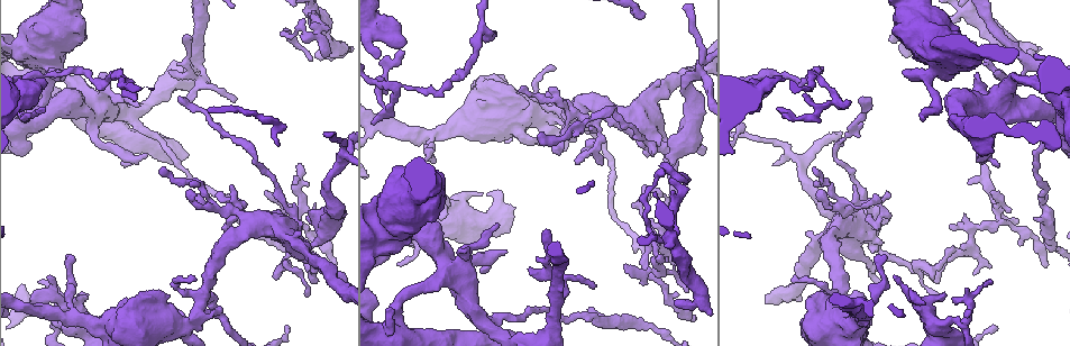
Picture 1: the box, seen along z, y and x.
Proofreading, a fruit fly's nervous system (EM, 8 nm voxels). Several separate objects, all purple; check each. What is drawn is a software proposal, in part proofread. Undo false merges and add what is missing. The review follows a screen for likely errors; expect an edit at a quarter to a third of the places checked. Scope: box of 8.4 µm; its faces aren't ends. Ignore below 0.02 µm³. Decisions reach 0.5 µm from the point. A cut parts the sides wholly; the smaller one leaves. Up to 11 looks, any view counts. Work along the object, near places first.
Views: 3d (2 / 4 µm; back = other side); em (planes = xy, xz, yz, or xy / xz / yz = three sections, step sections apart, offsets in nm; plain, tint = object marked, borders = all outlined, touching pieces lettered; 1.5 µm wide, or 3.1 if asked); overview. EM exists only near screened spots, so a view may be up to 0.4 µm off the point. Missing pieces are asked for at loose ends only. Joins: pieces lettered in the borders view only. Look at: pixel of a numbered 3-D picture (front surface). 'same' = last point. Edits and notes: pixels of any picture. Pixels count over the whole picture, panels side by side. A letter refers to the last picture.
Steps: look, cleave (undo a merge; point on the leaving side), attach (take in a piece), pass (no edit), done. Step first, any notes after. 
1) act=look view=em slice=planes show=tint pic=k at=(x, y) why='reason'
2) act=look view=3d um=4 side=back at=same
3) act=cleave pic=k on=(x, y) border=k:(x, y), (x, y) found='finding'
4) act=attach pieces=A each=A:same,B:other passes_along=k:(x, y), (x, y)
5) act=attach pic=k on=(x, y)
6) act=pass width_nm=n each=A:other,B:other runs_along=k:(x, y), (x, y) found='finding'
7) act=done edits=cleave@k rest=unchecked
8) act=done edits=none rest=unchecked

act=look view=em slice=planes show=tint pic=1 at=(286, 325)

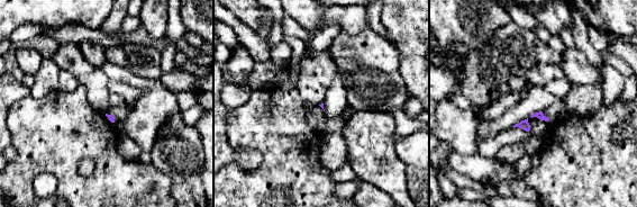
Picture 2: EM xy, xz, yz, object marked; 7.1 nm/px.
act=look view=em slice=planes show=borders at=same why='see the neighbours'

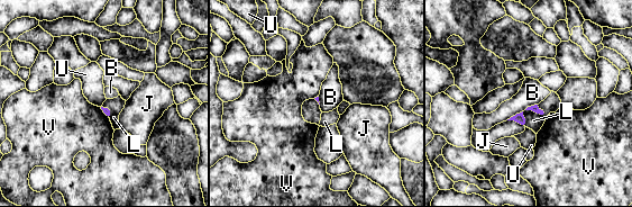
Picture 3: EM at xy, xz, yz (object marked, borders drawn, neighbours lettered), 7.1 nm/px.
act=pass each=B:other,J:other,L:other,U:other,V:other border=3:(522, 110), (506, 119) found='no lettered piece goes on from it'

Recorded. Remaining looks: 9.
act=look view=3d um=2 pic=1 at=(145, 153) why='free end'

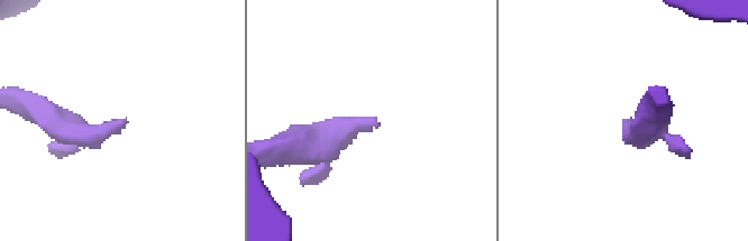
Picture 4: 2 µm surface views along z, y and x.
act=look view=em slice=xy step=8 show=borders pic=4 at=(623, 120)

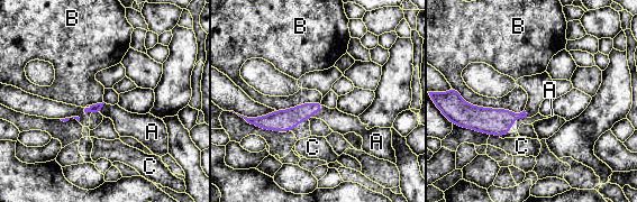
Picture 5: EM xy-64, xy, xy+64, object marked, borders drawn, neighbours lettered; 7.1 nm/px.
act=attach pic=5 on=(340, 122) each=A:same,B:other,C:other found='the neuron continues'

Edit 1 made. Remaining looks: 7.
act=look view=overview

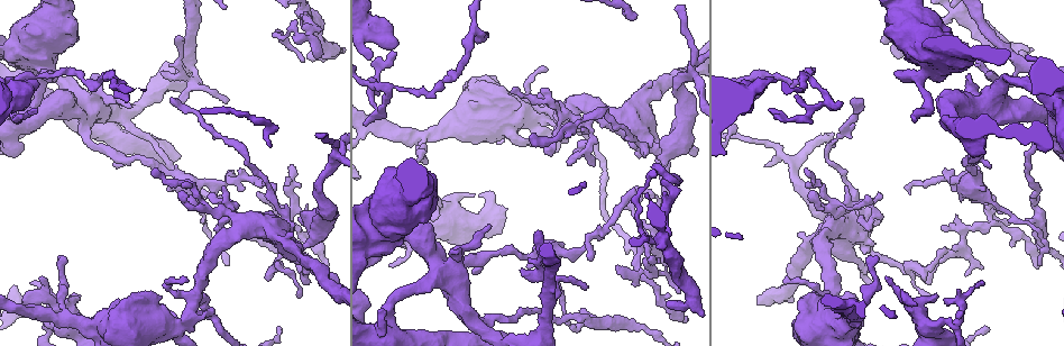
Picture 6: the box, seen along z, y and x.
act=look view=em slice=planes show=borders pic=6 at=(284, 204) why='an open end'

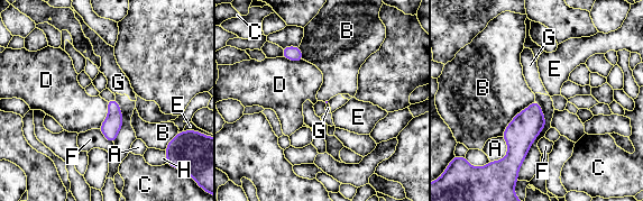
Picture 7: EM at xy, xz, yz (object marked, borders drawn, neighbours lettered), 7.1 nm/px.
act=pass each=A:other,B:other,C:other,D:other,E:other,F:other,G:other,H:other border=7:(534, 99), (510, 121), (501, 136) found='no lettered piece goes on from it'

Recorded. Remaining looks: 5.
act=look view=em slice=planes show=borders pic=6 at=(957, 319) why='sharp bend'

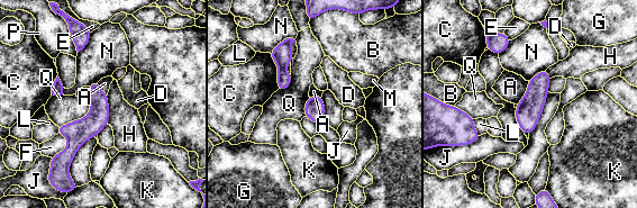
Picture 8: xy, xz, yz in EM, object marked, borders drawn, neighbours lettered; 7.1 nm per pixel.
act=cleave pic=8 on=(284, 80) longest_contact=Q:300nm each=A:other,B:other,C:other,D:other,E:other,F:other,G:other,H:other,J:other,K:other,L:other,M:other,N:other,P:other,Q:other found='a second neuron is stuck on'

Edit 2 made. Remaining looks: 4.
act=done edits=attach@5,cleave@8 rest=unchecked

